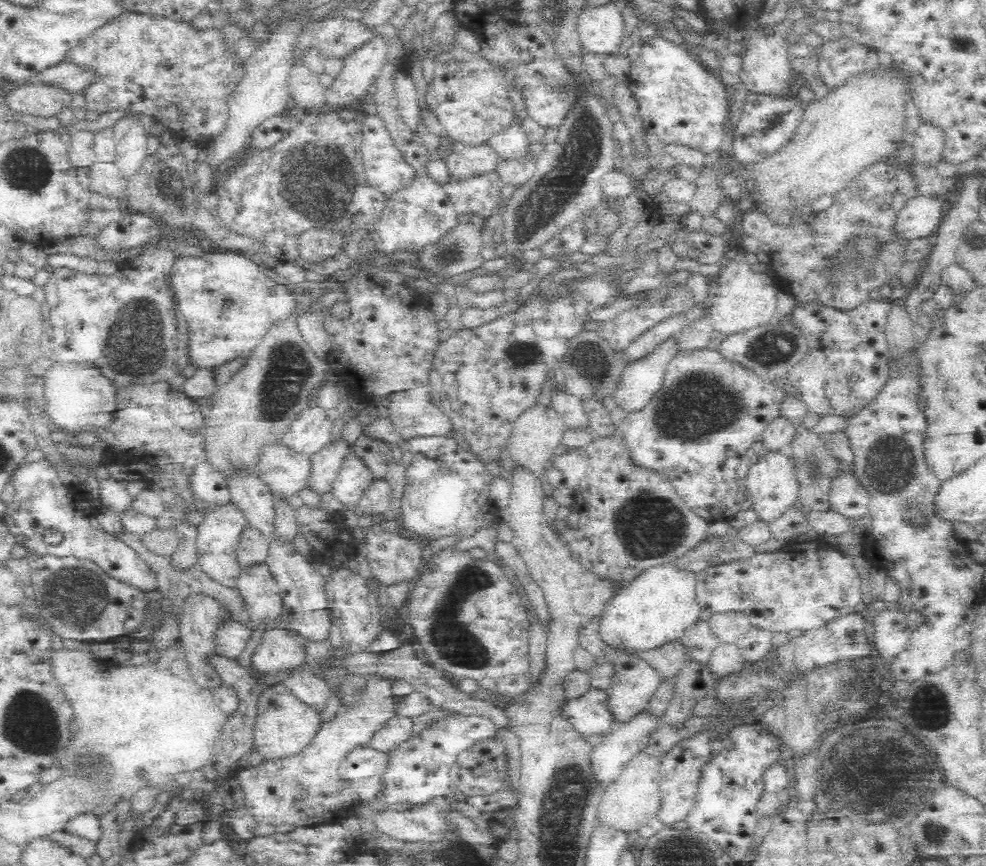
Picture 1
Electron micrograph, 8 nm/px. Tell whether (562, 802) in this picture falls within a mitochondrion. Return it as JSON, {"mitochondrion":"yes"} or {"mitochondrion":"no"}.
{"mitochondrion":"yes"}

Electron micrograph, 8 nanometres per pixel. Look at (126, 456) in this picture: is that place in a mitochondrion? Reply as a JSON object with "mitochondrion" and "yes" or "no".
{"mitochondrion":"yes"}

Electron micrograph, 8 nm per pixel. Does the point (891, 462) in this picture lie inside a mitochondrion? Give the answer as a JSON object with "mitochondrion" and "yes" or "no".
{"mitochondrion":"yes"}

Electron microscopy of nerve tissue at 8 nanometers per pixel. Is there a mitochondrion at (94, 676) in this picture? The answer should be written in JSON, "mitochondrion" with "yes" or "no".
{"mitochondrion":"no"}

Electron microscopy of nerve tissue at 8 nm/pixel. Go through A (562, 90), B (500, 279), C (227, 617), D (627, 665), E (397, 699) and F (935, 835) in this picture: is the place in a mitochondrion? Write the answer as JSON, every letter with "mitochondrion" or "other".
{"A":"mitochondrion","B":"other","C":"other","D":"other","E":"other","F":"mitochondrion"}

